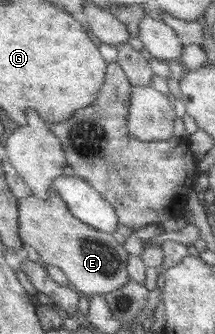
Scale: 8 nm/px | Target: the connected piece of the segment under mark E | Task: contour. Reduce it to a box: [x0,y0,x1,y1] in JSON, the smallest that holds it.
[19,191,131,297]

